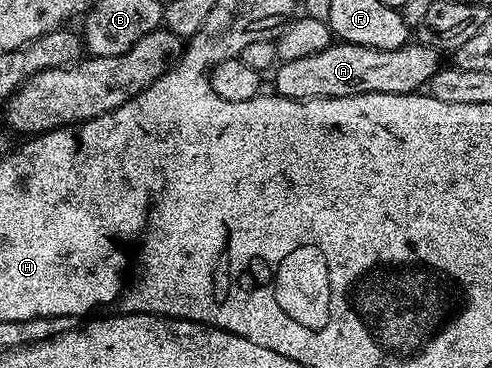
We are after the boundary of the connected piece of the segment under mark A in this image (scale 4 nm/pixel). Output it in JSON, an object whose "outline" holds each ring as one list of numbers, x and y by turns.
{"outline":[[332,42,321,54,309,54,309,58,293,58,284,60,274,69,274,95,293,98,294,100,312,100,313,98,333,98,334,96,356,96,366,92,384,92,406,96,420,91,433,78,433,74,441,67,440,49,430,48,428,44,408,42,397,50,377,50,356,44]]}

